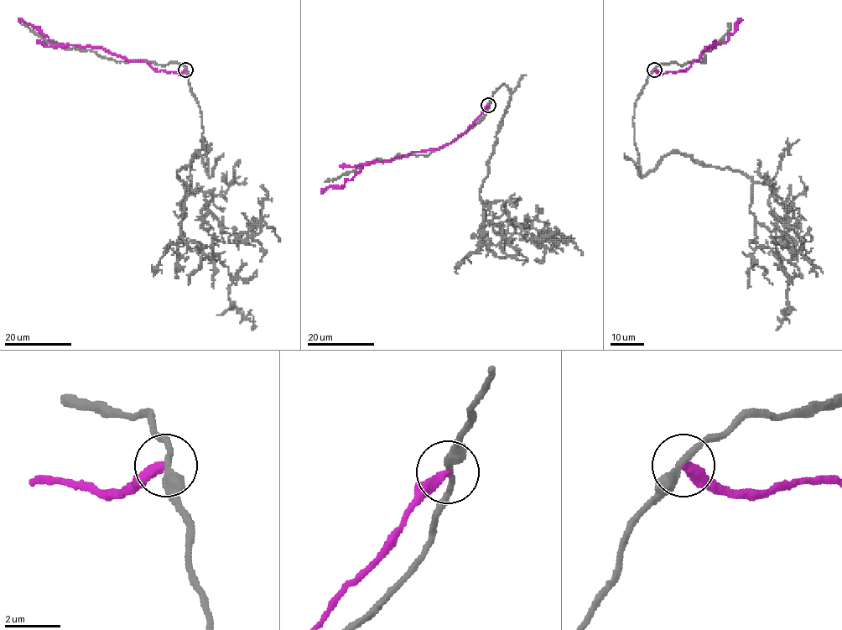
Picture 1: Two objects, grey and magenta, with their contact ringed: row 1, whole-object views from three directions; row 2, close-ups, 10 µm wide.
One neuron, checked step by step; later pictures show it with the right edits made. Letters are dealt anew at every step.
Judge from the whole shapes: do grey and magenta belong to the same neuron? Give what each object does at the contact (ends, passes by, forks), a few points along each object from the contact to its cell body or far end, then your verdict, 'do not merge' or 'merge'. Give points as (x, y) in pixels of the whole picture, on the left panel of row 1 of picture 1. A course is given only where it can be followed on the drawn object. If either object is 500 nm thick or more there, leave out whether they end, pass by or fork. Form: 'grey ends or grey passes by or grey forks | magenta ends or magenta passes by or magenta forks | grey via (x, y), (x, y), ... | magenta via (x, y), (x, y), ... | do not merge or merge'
grey passes by | magenta ends | grey via (185, 70), (208, 176), (199, 153), (177, 172), (188, 186), (181, 236), (228, 268), (229, 299), (252, 330) | magenta via (185, 70), (181, 73), (156, 71), (148, 63), (127, 61), (98, 47), (53, 43), (38, 29), (18, 20) | do not merge

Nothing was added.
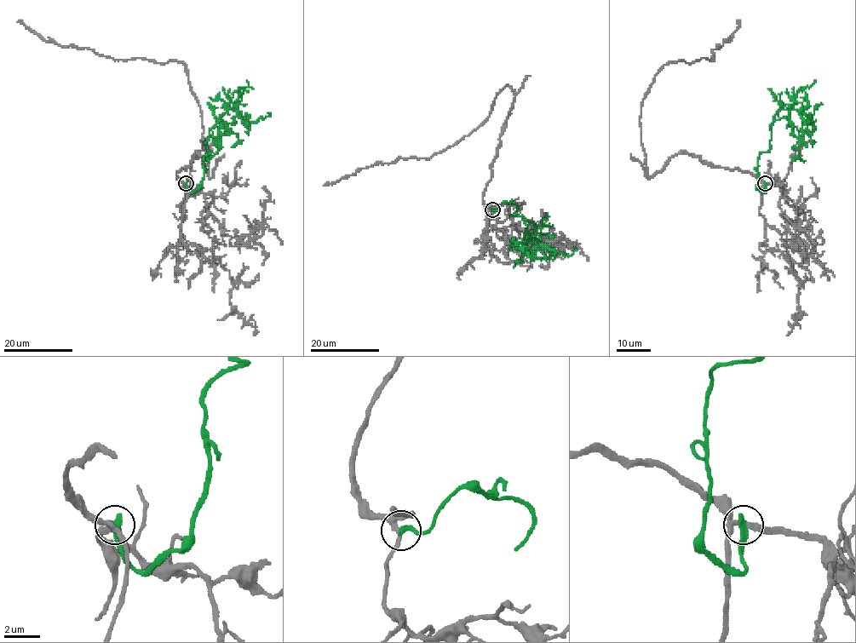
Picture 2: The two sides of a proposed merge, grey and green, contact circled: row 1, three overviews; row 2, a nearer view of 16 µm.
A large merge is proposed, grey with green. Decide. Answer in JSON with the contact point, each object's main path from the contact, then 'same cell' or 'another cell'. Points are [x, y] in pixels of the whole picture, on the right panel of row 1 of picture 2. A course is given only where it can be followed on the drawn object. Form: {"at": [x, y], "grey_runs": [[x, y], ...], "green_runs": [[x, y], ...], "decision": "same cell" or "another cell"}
{"at": [765, 183], "grey_runs": [[765, 183], [686, 153], [650, 177], [641, 142], [641, 103], [655, 74], [670, 62], [711, 60], [740, 21]], "green_runs": [[765, 183], [761, 192], [758, 157], [770, 149], [773, 117], [800, 102], [800, 117], [809, 123], [801, 113]], "decision": "another cell"}

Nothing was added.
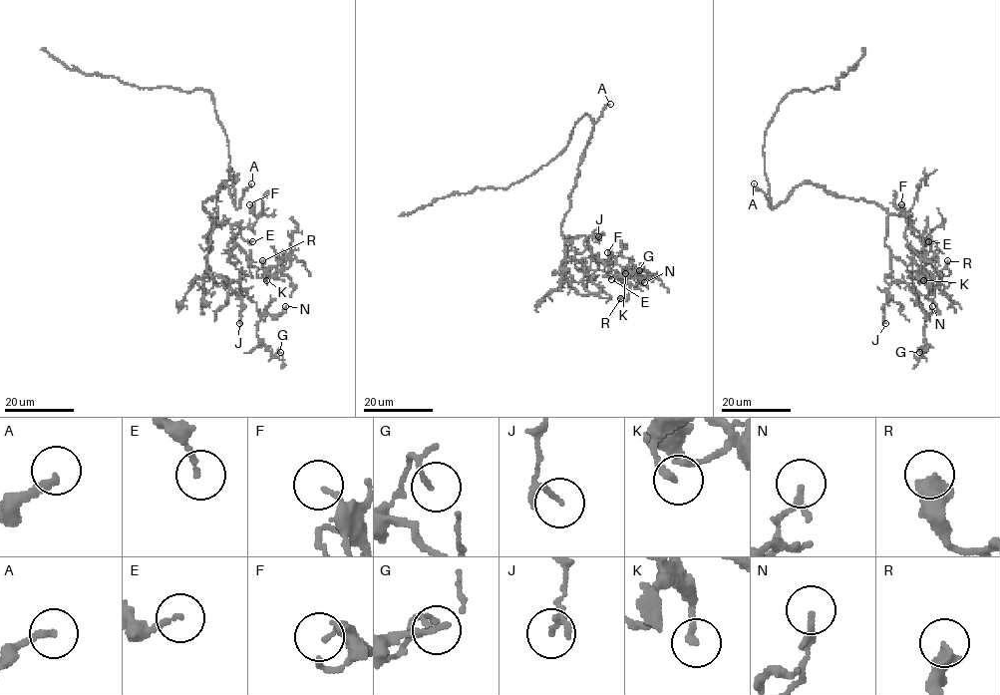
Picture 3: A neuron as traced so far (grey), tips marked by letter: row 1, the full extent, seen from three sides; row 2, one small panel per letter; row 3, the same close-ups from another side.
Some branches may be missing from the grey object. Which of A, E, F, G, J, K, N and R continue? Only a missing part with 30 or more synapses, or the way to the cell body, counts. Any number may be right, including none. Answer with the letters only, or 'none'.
A, E

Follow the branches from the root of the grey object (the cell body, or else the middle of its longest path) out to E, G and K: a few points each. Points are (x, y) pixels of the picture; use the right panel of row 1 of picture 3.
E: (787, 197), (797, 185), (810, 183), (842, 197), (872, 201), (910, 218), (907, 224), (921, 241), (928, 241)
G: (787, 197), (810, 183), (886, 210), (891, 273), (885, 280), (903, 280), (925, 311), (926, 347), (919, 352)
K: (787, 197), (797, 185), (810, 183), (910, 218), (905, 237), (923, 280)

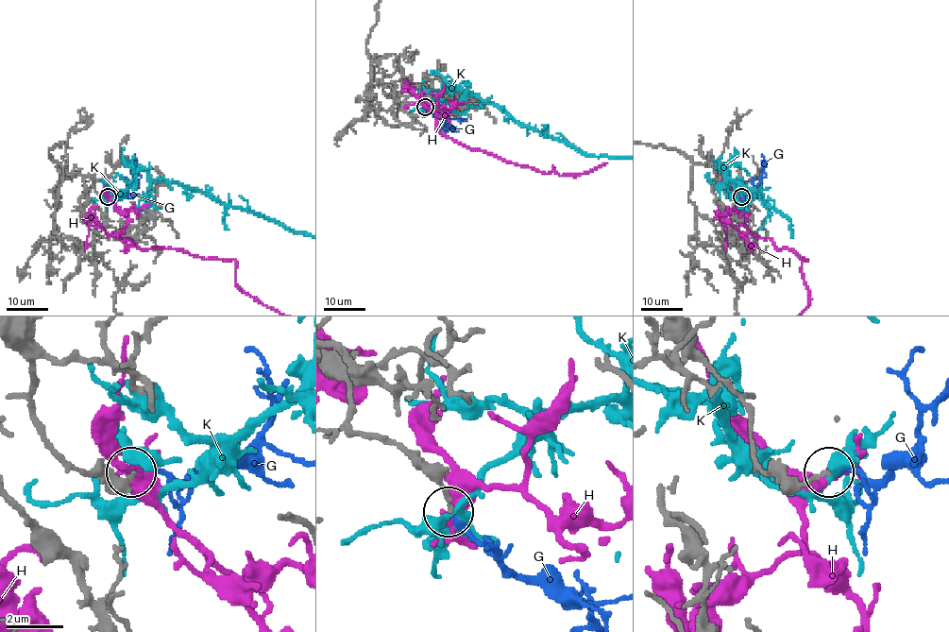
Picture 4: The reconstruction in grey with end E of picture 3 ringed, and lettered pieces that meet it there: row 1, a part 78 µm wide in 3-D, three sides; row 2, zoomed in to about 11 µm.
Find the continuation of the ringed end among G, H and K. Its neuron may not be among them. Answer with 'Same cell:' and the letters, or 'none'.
Same cell: G

